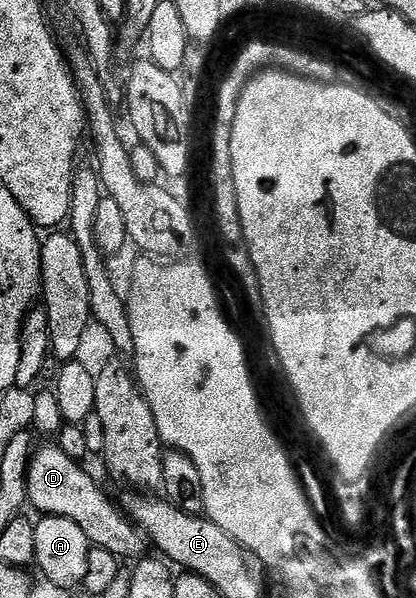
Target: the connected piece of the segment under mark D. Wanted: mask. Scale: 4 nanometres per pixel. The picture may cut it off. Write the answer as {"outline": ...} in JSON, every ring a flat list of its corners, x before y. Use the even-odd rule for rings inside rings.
{"outline":[[48,442,45,448,37,447,32,453,32,461,28,463,28,504,37,508,37,513,45,516,57,516,58,518,70,518,70,522,75,522,81,528,82,534,86,534,89,544,93,548,110,550,121,562,139,561,147,557,150,552,150,541,119,507,112,505,112,500,96,485,96,480,84,469,85,465,81,461,70,458,55,443]]}

